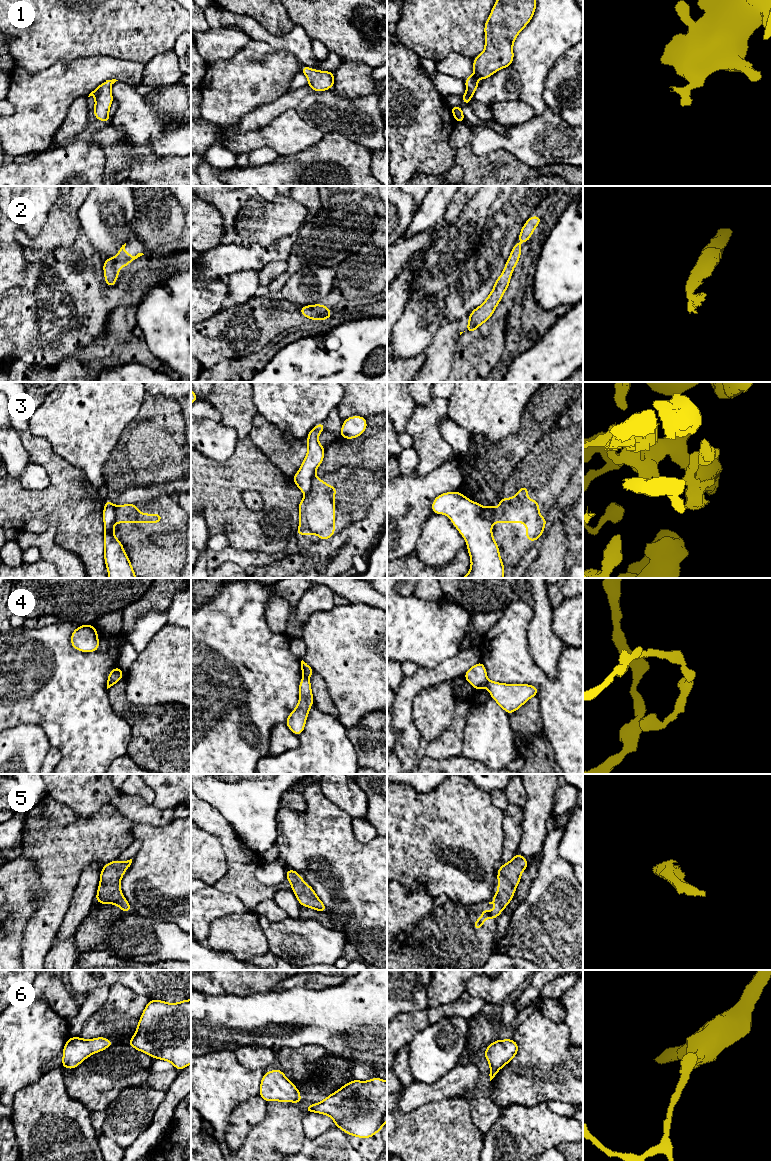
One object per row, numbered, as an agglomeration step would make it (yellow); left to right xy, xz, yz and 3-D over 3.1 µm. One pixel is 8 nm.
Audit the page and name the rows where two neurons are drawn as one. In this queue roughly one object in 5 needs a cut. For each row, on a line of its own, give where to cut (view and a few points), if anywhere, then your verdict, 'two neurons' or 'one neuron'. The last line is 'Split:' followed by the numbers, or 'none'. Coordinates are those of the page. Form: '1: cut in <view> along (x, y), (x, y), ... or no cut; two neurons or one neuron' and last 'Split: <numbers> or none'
1: no cut; one neuron
2: no cut; one neuron
3: cut in xz along (314, 475), (311, 481), (311, 488), (305, 494); two neurons
4: cut in yz along (489, 681), (485, 686); two neurons
5: no cut; one neuron
6: no cut; one neuron
Split: 3, 4

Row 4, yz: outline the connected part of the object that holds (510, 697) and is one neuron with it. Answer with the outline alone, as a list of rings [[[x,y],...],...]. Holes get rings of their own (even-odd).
[[[489,681],[486,688],[490,696],[507,714],[515,712],[531,697],[538,695],[538,688],[528,684],[505,684]]]

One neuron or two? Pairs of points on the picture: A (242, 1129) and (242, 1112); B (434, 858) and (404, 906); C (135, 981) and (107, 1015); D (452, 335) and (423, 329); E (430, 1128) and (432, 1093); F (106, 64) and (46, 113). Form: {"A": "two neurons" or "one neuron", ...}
{"A": "one neuron", "B": "two neurons", "C": "two neurons", "D": "two neurons", "E": "two neurons", "F": "one neuron"}

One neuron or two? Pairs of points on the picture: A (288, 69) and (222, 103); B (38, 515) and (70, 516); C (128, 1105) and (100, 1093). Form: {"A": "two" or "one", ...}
{"A": "one", "B": "one", "C": "two"}

